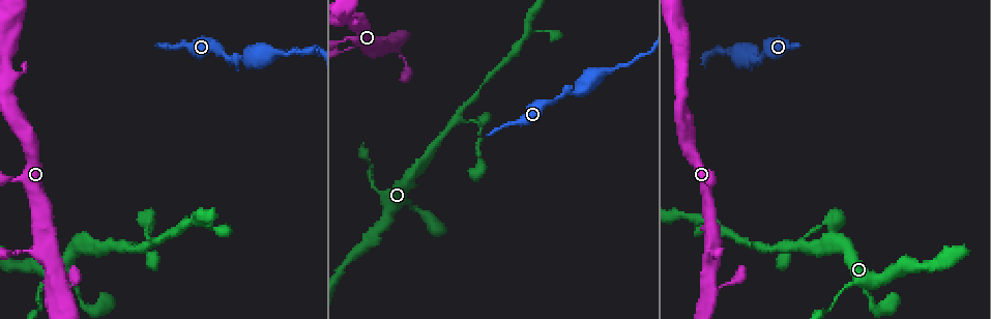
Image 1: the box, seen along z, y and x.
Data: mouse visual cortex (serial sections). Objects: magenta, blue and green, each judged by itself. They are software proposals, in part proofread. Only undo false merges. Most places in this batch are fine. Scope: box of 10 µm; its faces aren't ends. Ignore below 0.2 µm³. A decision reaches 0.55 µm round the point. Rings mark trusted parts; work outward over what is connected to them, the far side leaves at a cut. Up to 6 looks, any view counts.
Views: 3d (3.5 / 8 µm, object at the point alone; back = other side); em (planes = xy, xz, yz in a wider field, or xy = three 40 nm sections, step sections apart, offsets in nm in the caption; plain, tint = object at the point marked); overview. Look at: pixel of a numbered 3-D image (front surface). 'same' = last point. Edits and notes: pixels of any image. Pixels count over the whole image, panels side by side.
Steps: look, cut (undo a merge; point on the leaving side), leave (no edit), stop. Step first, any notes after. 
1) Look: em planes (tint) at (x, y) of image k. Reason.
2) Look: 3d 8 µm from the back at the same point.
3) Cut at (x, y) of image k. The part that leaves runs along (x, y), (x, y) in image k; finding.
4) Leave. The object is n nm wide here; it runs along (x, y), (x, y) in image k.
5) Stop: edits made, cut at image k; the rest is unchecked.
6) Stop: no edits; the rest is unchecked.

Look: 3d 3.5 µm at (783, 246) of image 1. Sudden change in width.

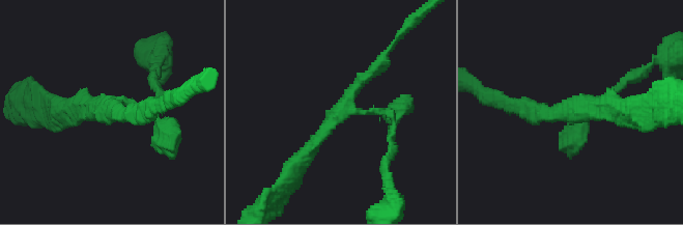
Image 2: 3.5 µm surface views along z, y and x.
Look: em xy step 2 (tint) at (574, 106) of image 2. Shape alone is not enough.

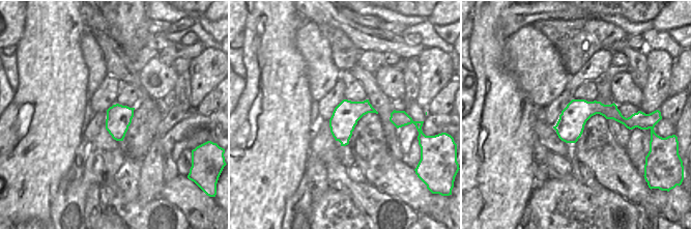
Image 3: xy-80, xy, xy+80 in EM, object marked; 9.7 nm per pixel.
Leave. It runs along (299, 165), (349, 92), (383, 61) in image 2; one cell here.

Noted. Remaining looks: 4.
Look: 3d 3.5 µm at (557, 98) of image 1. Calibre changes.

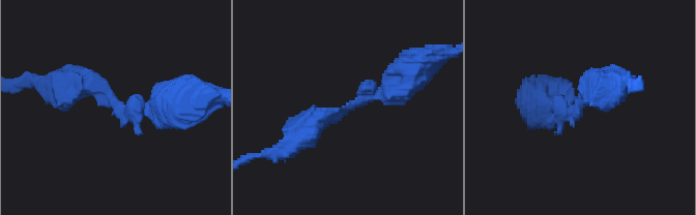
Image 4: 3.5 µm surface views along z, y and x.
Look: em planes (tint) at (352, 108) of image 4. Need the tissue.

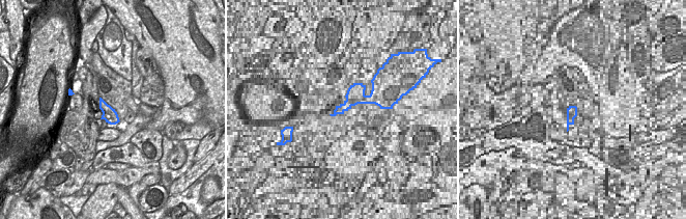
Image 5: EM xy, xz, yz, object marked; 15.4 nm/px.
Leave. It runs along (300, 135), (412, 72) in image 4; all the same cell.

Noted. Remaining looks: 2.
Look: 3d 8 µm at (44, 247) of image 1. A fork.

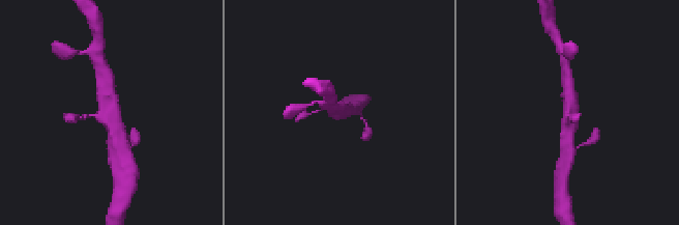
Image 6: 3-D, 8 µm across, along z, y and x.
Look: em planes (tint) at the same point. 3 arms meet here; the arms are 100, 400, 500 nm wide; shape alone is not enough.

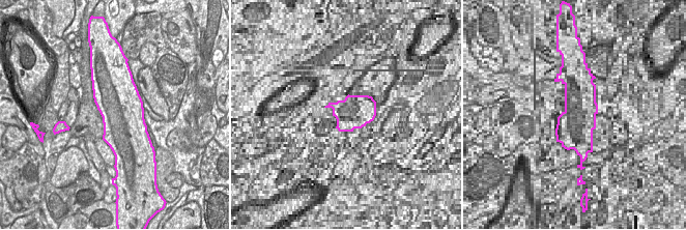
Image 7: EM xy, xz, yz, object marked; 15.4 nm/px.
Leave. Continuous, no second cell.

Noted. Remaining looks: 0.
Stop: no edits; the rest is unchecked.

